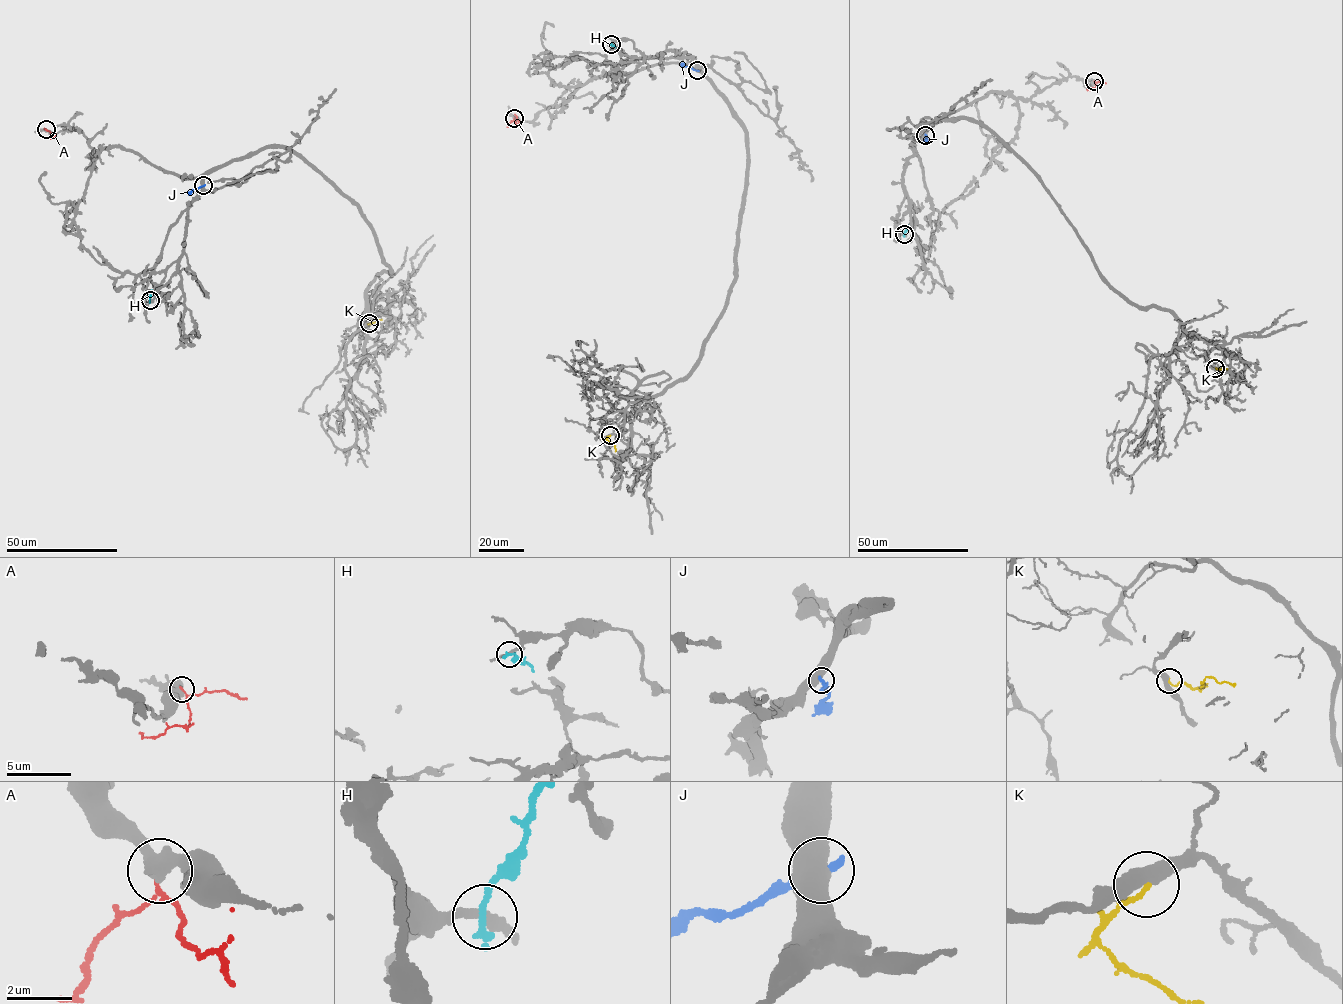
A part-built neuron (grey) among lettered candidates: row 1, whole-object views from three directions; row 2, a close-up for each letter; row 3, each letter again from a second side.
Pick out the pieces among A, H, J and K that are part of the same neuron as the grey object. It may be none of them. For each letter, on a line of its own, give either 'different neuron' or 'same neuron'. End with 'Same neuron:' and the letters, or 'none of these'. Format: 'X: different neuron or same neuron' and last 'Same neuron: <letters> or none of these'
A: different neuron
H: different neuron
J: different neuron
K: same neuron
Same neuron: K

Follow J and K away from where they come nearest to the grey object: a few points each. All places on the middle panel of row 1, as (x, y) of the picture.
J: (696, 70), (681, 63)
K: (610, 435), (607, 439), (615, 445), (616, 451)

